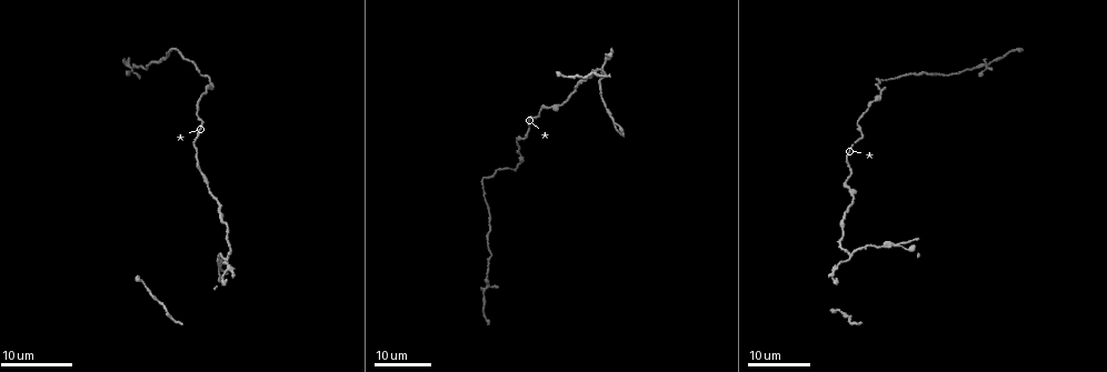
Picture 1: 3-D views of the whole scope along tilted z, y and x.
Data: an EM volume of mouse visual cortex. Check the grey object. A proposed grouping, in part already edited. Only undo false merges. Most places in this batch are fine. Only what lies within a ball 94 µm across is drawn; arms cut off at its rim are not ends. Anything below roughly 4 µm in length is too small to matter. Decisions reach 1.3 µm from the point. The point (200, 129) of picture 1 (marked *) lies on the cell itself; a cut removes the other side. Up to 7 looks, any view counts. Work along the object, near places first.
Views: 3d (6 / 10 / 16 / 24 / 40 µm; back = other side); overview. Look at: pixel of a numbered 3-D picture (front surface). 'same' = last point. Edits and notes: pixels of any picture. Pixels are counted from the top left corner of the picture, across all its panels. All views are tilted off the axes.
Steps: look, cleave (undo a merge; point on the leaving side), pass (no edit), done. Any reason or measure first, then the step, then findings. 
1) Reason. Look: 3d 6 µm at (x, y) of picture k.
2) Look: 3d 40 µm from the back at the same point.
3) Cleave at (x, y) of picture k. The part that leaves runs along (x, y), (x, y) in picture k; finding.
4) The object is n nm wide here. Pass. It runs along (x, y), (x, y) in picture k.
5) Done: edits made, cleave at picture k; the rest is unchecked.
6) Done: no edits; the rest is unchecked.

A narrow waist. Look: 3d 24 µm at (848, 190) of picture 1.

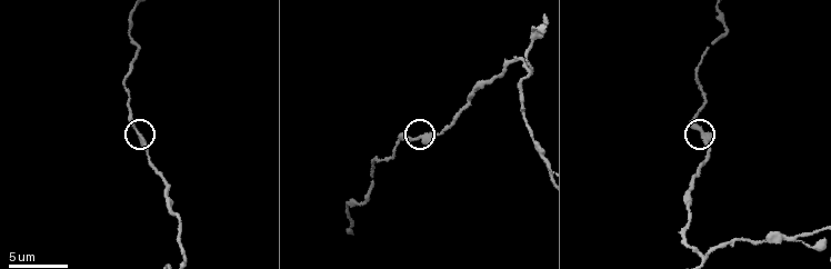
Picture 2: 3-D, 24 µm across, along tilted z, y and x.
Closer look. Look: 3d 10 µm at (418, 138) of picture 2.

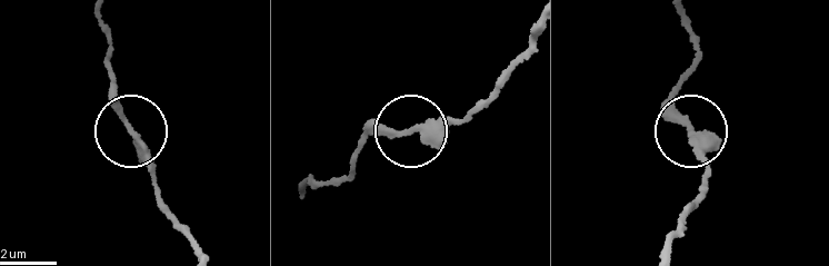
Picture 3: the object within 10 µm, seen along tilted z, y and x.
Look: 3d 6 µm at (405, 132) of picture 3.

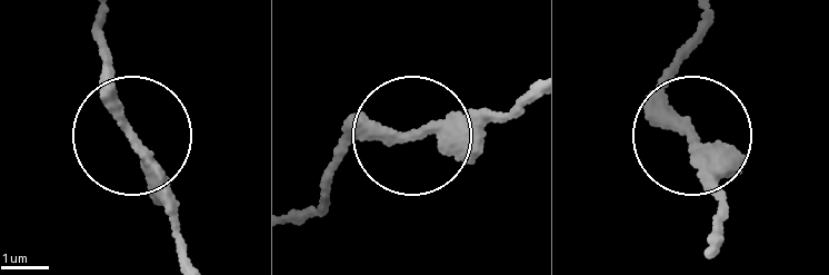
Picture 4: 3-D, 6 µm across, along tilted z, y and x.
Pass. It runs along (702, 13), (666, 97), (723, 205) in picture 4; continuous, no second cell.

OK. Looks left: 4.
Thick turns thin. Look: 3d 10 µm at (350, 230) of picture 2.

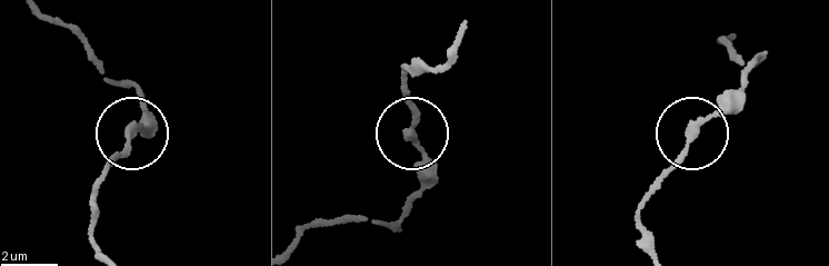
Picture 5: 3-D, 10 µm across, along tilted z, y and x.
Look: 3d 6 µm at (412, 133) of picture 5.

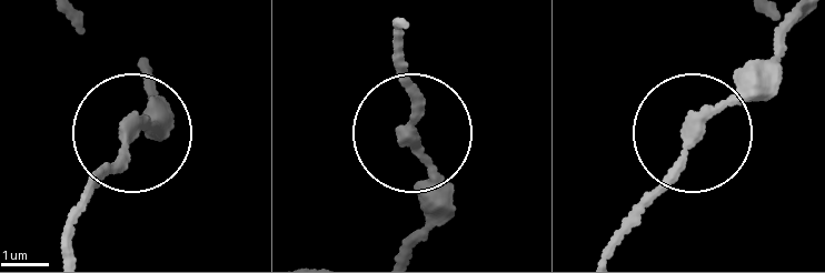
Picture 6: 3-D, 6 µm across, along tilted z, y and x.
Pass. It runs along (607, 246), (692, 133), (785, 49) in picture 6; all the same cell.

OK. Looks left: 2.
Thick turns thin. Look: 3d 16 µm at (170, 48) of picture 1.

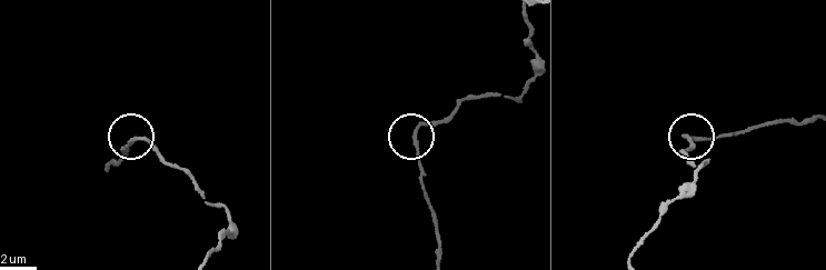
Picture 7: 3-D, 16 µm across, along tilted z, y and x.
Look: 3d 6 µm at (414, 135) of picture 7.

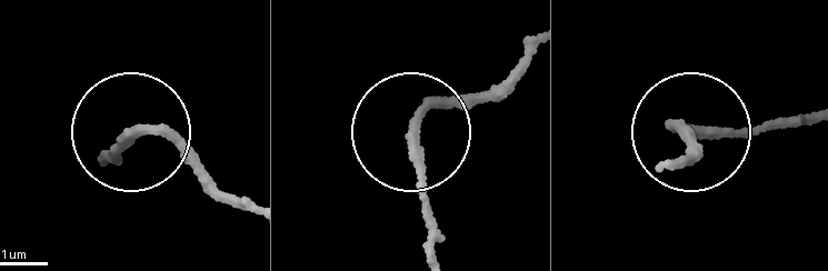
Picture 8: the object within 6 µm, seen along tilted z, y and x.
The object is 210 nm wide here. Pass. One cell here.

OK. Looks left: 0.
Done: no edits; the rest is unchecked.

